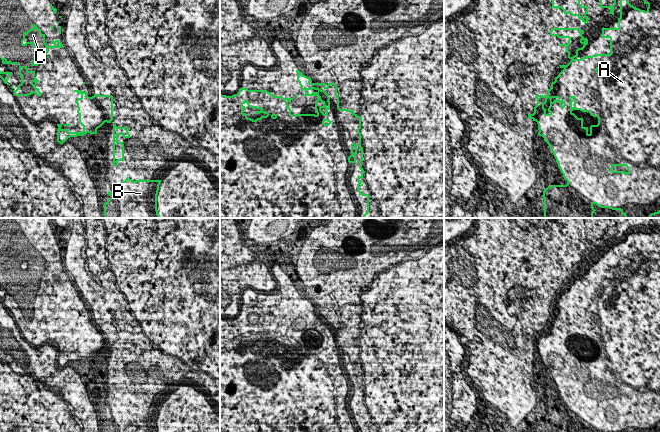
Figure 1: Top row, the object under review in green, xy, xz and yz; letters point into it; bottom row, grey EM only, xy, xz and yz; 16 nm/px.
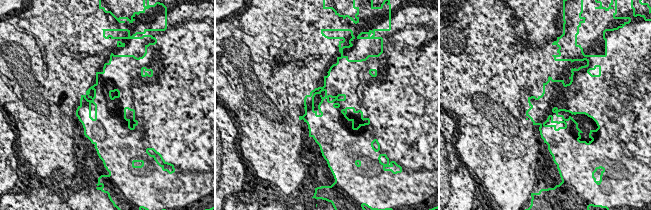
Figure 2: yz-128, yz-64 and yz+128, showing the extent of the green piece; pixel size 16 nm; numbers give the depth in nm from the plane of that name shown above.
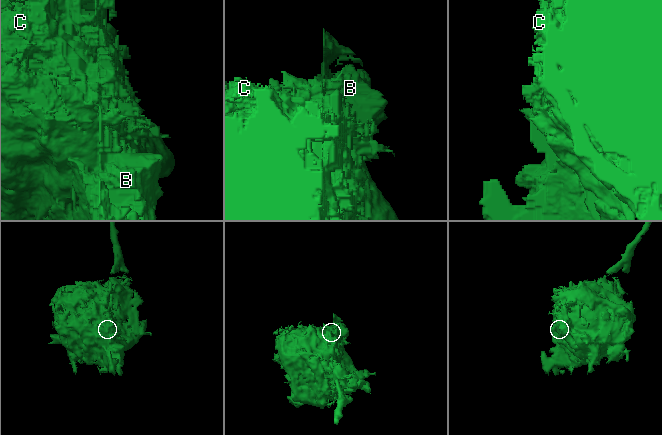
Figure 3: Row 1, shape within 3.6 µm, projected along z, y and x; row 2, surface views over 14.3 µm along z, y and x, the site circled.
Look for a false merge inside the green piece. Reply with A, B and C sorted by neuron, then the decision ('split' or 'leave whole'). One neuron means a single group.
A B C; leave whole

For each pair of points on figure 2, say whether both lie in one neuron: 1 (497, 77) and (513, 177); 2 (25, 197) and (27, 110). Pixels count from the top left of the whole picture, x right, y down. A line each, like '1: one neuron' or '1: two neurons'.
1: one neuron
2: two neurons

